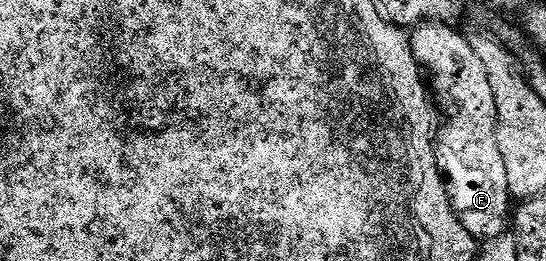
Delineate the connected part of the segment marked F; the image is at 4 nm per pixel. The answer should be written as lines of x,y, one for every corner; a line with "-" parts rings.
435,20
417,25
410,34
412,55
427,73
428,70
432,73
437,88
444,93
452,109
452,115
444,131
441,134
439,131
435,143
436,165
444,175
452,210
472,238
487,240
505,233
509,227
514,199
508,193
506,163
502,161
502,148
498,148
496,105
490,76
486,76
482,60
478,60
467,37
463,33
460,35
454,27

